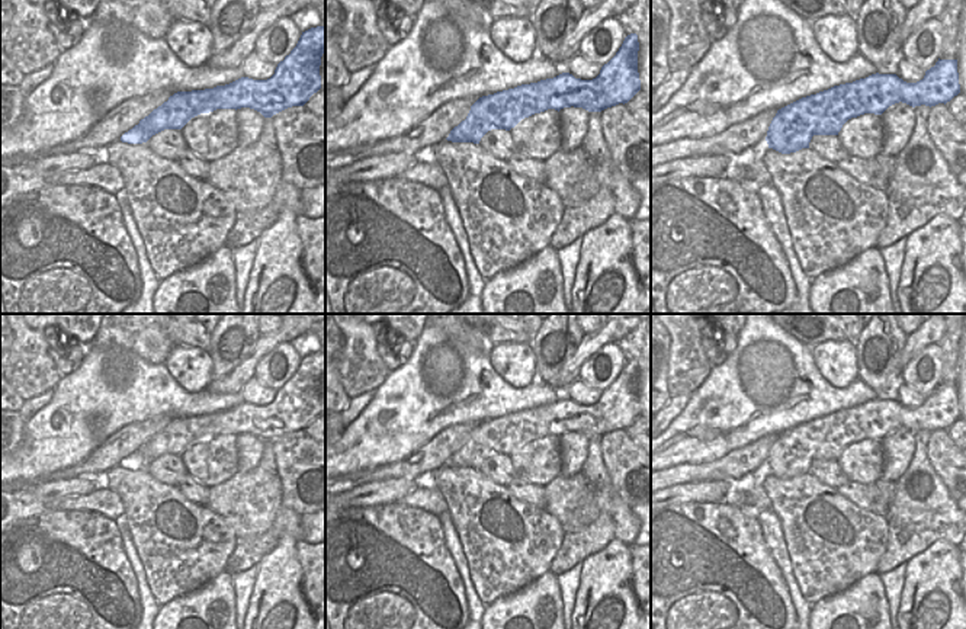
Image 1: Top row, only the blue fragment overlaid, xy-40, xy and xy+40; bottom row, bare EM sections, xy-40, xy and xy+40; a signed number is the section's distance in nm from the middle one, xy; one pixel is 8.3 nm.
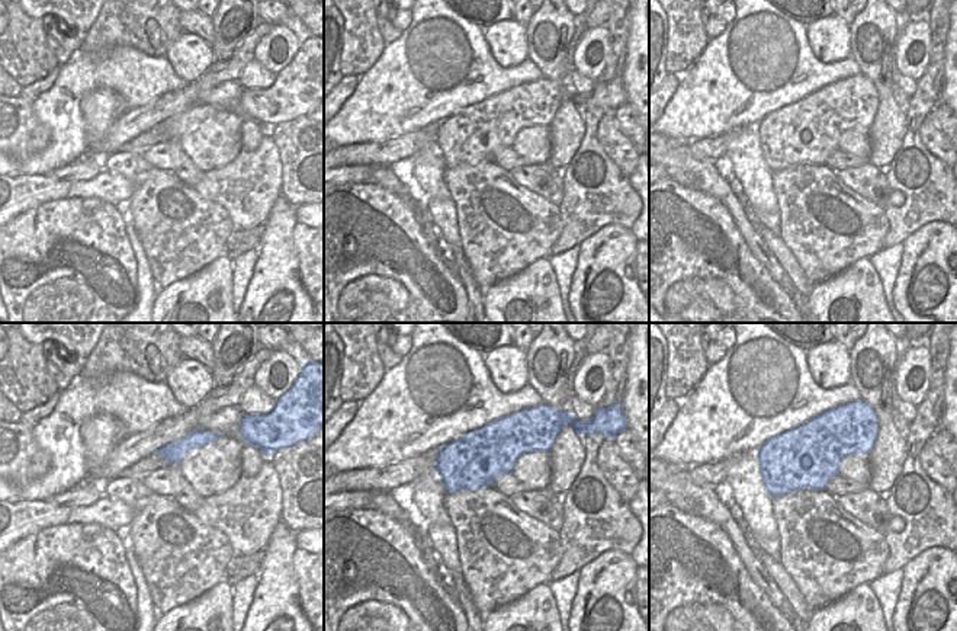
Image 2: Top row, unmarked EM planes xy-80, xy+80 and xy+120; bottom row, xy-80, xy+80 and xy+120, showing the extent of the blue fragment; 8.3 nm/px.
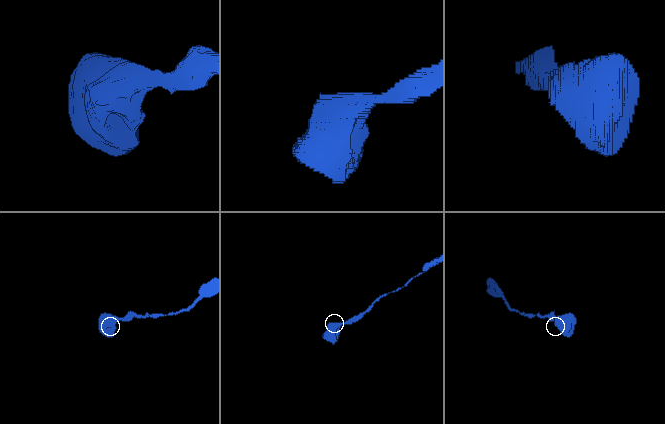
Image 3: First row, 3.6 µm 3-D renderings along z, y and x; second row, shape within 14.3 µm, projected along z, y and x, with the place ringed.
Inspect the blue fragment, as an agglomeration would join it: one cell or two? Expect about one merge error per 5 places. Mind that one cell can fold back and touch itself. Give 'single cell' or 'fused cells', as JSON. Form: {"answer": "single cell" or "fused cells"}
{"answer": "single cell"}

